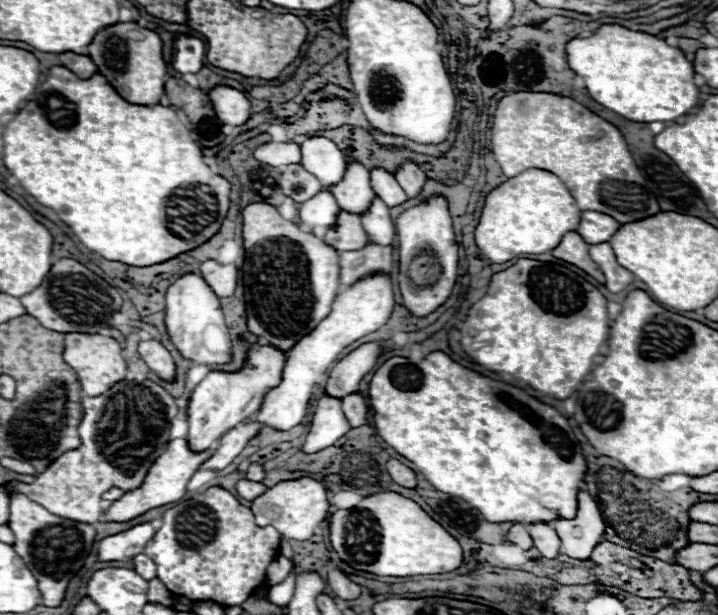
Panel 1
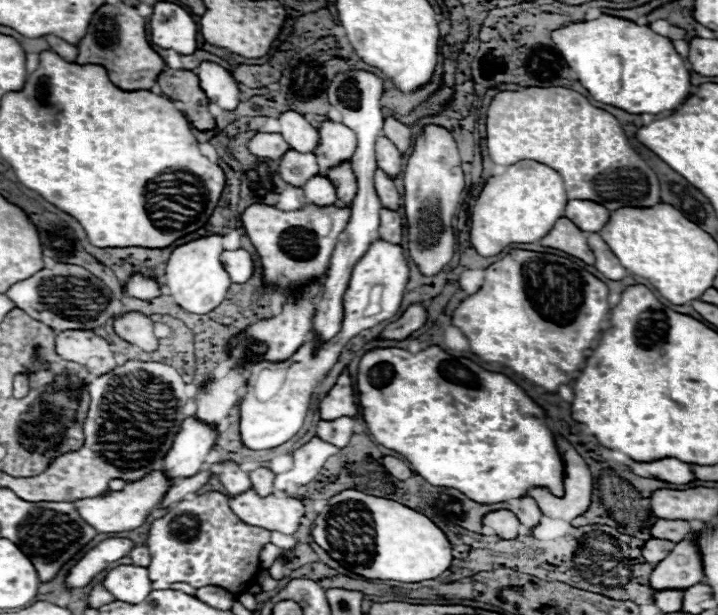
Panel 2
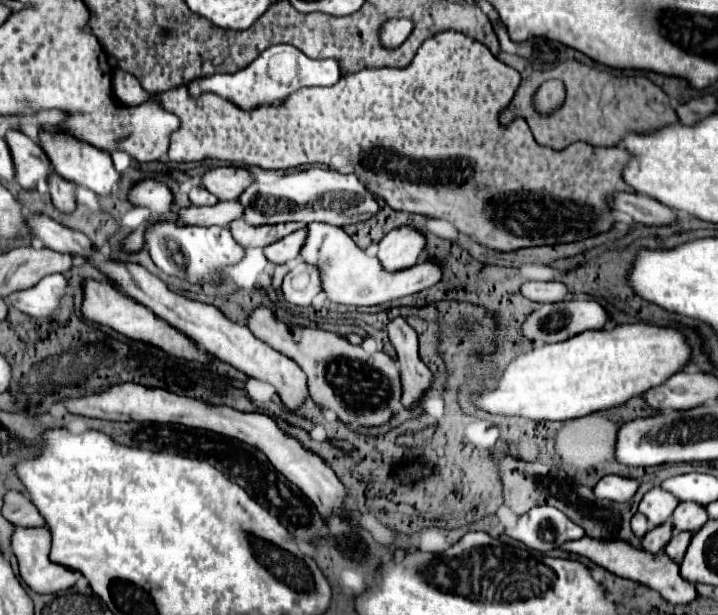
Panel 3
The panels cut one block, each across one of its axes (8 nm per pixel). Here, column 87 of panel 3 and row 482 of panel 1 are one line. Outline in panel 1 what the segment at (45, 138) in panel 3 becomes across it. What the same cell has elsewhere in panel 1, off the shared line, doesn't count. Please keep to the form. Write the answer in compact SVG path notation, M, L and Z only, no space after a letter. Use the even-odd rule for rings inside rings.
M178 438L172 440L164 454L158 458L158 462L154 462L154 466L150 468L150 474L146 476L146 482L142 482L142 486L138 490L130 490L126 492L122 498L118 498L116 502L112 502L106 510L104 510L104 522L128 522L140 514L144 514L146 510L170 504L180 500L186 494L186 484L192 478L192 474L202 466L202 462L210 456L210 450L194 454L188 448L188 440L186 438Z

